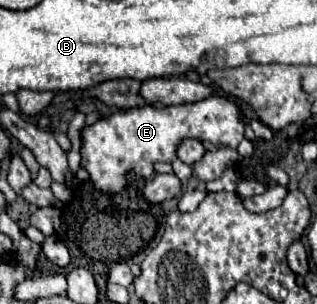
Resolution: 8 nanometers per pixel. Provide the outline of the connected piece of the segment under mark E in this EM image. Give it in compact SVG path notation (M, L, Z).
M209 95L197 103L183 103L157 109L153 105L135 107L129 111L117 111L109 119L97 121L93 127L81 131L81 165L89 171L91 181L97 189L117 193L125 187L125 175L131 171L137 177L151 179L153 163L171 163L177 159L175 151L181 139L199 139L213 145L237 147L243 141L245 123L241 119L241 109L227 95Z

